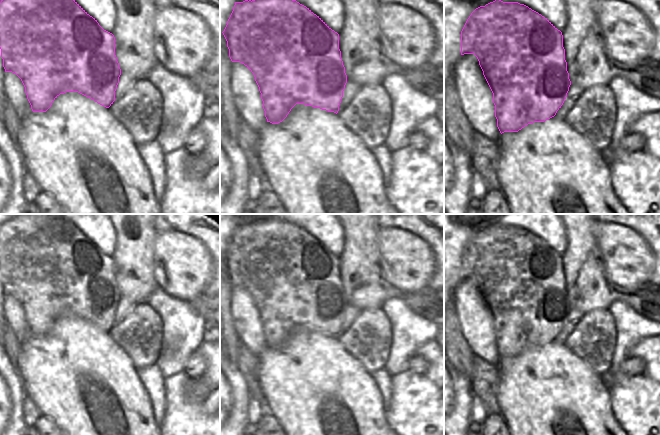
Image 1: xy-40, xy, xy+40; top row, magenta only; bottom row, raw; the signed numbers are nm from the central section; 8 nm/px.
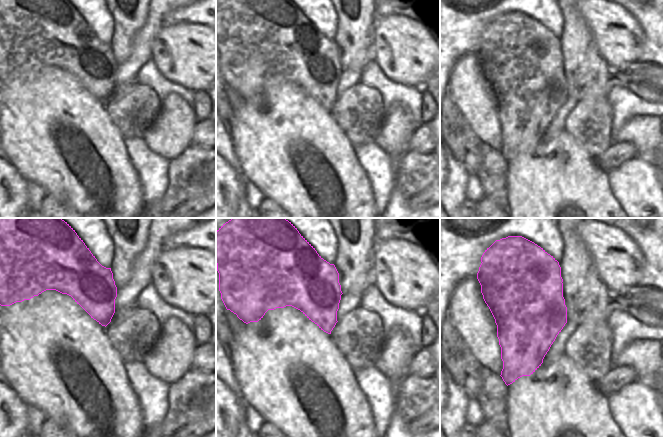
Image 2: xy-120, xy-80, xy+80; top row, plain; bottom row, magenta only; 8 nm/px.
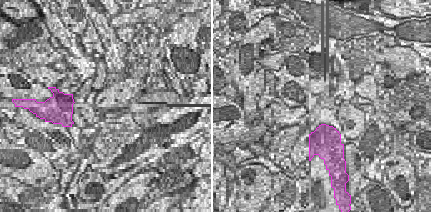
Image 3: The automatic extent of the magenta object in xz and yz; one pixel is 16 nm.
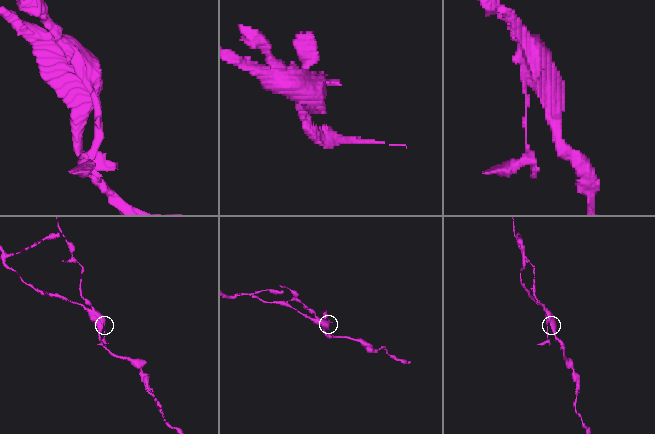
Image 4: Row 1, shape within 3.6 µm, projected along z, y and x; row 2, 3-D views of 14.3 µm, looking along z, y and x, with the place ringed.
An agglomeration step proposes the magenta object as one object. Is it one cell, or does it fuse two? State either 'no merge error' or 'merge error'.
merge error

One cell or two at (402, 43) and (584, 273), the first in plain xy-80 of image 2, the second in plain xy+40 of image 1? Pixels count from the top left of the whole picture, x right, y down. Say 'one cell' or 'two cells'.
two cells

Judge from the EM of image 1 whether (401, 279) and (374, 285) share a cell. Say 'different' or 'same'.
different

